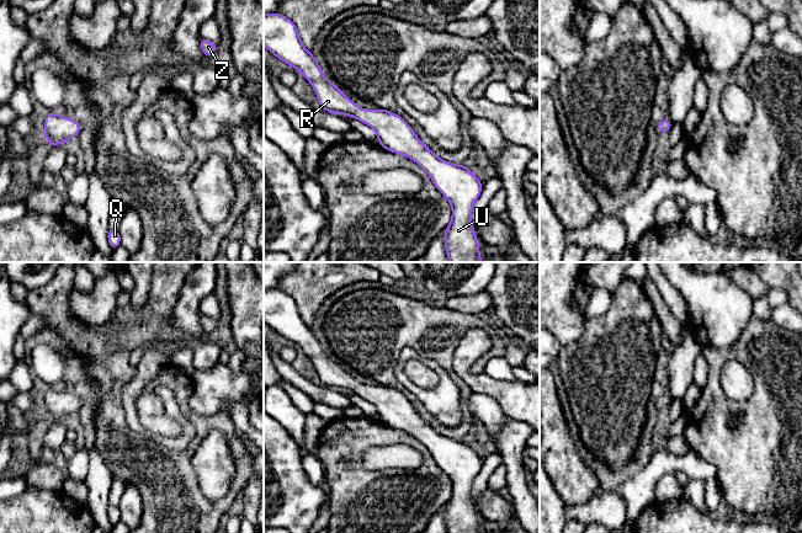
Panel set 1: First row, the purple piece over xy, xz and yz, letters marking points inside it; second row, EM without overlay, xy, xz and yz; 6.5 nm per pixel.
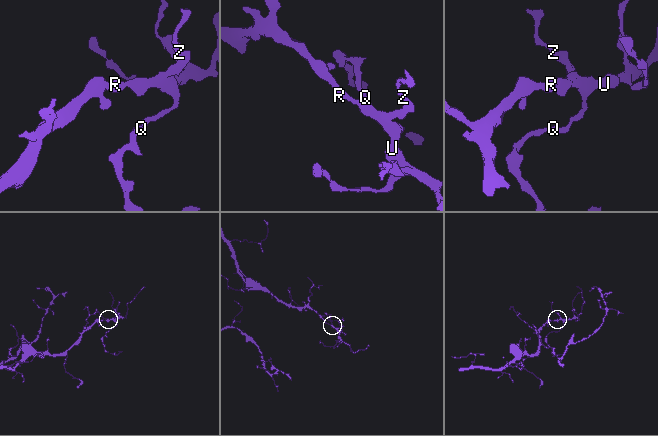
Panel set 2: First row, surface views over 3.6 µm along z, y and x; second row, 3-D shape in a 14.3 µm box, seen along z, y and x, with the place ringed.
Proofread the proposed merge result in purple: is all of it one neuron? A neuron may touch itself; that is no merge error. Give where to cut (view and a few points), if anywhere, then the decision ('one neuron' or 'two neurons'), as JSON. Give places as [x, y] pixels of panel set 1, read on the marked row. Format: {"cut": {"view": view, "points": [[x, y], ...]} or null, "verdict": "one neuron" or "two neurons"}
{"cut": null, "verdict": "one neuron"}

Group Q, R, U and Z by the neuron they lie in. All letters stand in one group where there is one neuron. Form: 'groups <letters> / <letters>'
groups Q R U Z

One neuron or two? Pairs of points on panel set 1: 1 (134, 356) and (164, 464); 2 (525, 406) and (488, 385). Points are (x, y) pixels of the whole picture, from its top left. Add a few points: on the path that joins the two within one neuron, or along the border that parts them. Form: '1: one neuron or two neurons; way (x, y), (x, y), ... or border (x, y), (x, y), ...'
1: two neurons; border (129, 351), (129, 362), (134, 367)
2: one neuron; way (516, 399), (497, 389)

